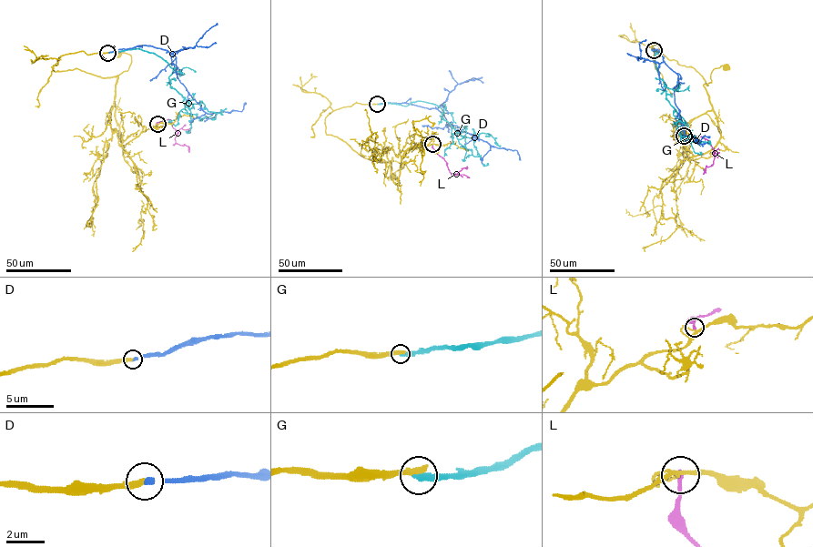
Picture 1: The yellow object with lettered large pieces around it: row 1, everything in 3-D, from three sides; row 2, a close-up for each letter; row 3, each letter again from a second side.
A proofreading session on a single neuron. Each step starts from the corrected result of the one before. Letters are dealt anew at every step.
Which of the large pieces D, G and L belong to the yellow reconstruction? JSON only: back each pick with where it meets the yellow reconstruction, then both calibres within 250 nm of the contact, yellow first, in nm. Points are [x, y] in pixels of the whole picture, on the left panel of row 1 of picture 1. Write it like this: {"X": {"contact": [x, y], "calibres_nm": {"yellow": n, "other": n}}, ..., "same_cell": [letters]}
{"D": {"contact": [108, 52], "calibres_nm": {"yellow": 320, "other": 200}}, "same_cell": ["D"]}

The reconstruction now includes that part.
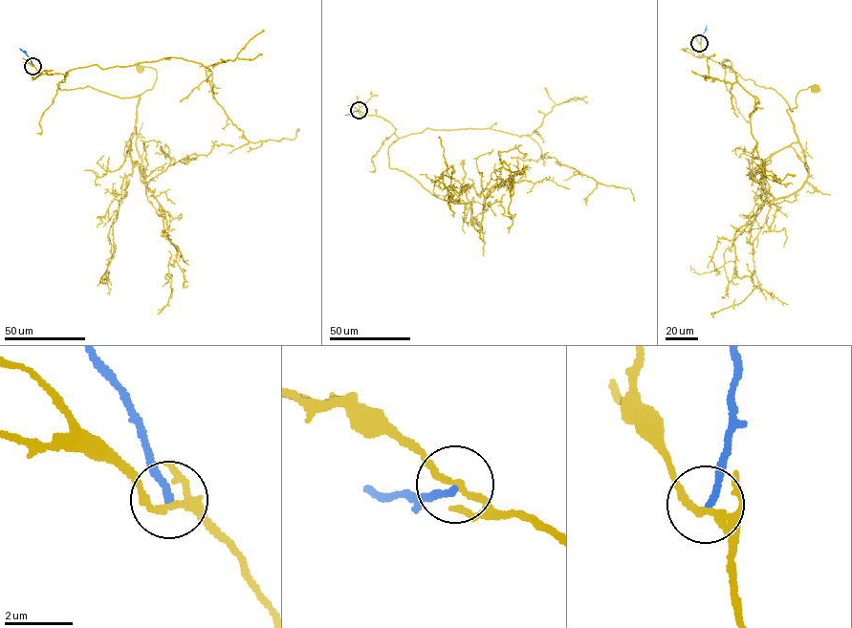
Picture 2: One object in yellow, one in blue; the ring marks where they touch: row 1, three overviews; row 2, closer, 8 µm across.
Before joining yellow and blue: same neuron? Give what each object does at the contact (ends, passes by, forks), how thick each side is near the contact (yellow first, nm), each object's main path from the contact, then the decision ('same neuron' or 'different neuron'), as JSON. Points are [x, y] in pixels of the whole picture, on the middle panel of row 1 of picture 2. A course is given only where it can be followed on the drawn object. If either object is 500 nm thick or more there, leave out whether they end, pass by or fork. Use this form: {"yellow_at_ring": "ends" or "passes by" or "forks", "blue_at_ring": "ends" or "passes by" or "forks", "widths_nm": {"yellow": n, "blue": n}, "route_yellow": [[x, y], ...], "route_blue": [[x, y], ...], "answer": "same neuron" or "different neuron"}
{"yellow_at_ring": "passes by", "blue_at_ring": "ends", "widths_nm": {"yellow": 190, "blue": 200}, "route_yellow": [[359, 110], [394, 128], [390, 168], [447, 201], [490, 202], [474, 219]], "route_blue": [[359, 110], [345, 115]], "answer": "different neuron"}

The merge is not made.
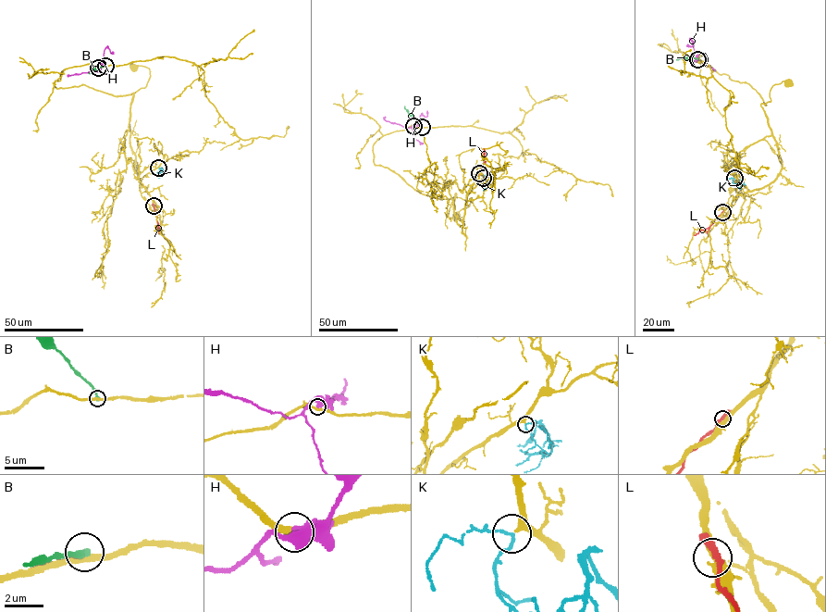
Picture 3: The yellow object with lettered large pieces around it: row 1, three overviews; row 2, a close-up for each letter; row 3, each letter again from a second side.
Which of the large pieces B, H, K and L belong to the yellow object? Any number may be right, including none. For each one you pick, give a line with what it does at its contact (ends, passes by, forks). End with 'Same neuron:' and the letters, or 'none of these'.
K: it passes by
Same neuron: K

